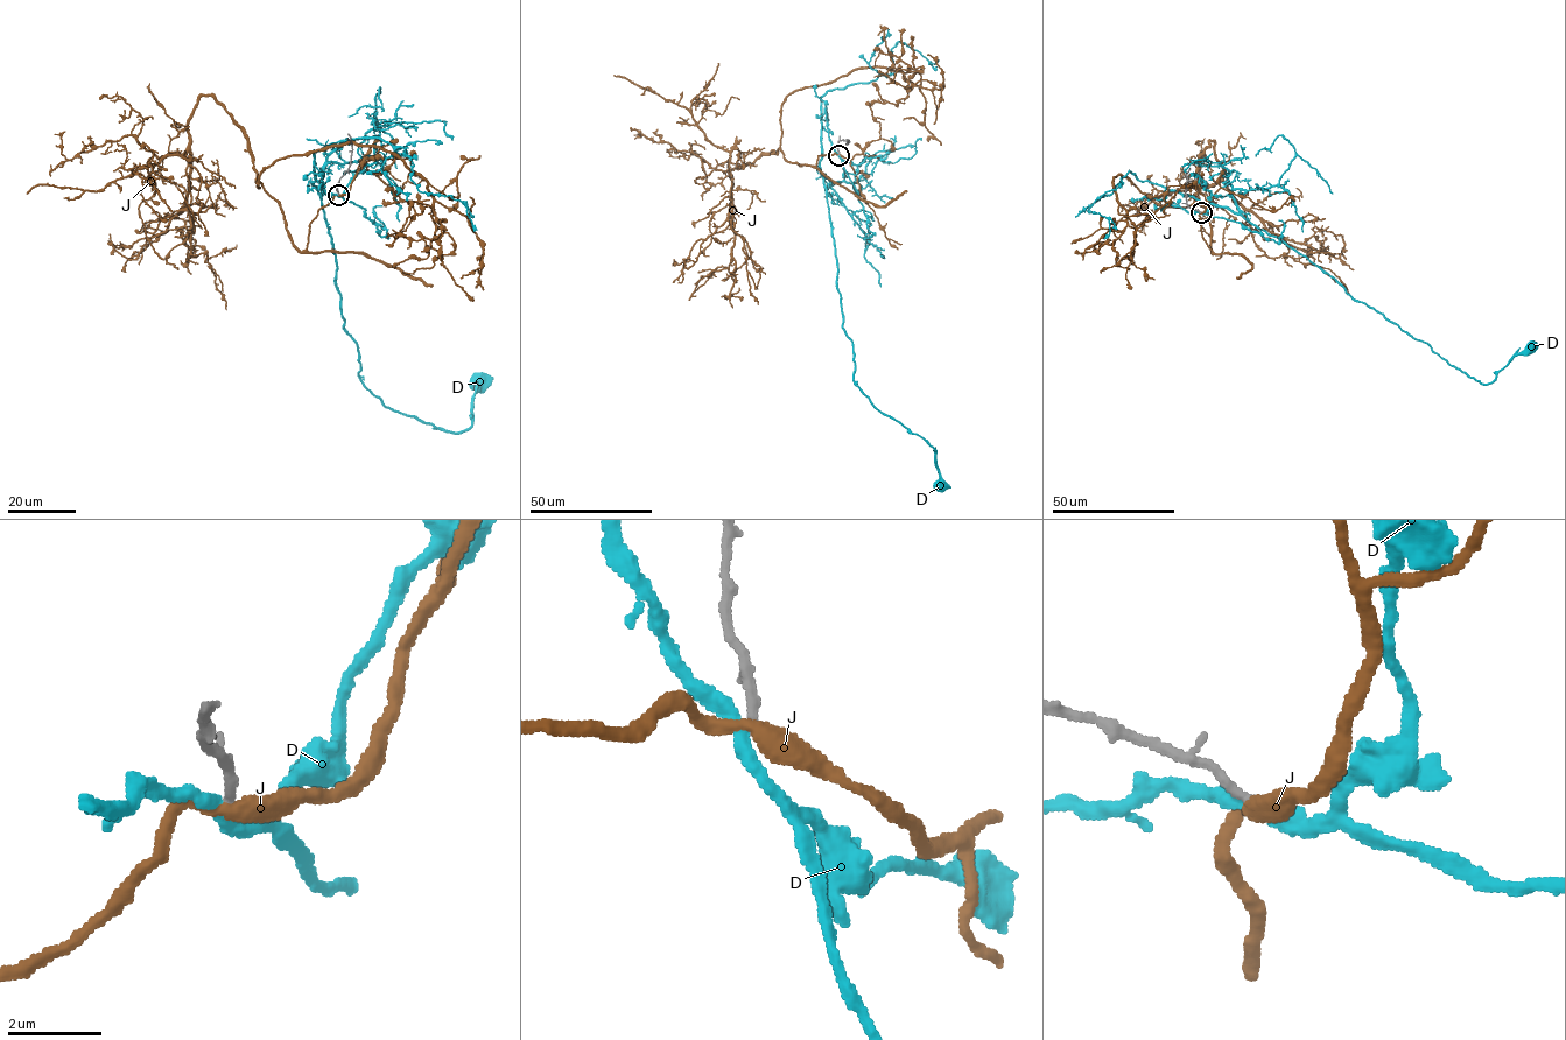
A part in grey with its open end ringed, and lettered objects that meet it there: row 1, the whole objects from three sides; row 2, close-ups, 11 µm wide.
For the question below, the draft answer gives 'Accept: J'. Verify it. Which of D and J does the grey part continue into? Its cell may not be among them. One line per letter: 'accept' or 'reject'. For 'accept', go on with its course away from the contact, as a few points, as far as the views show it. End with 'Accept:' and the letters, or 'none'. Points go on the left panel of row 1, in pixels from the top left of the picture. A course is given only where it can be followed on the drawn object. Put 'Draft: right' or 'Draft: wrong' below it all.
D: reject
J: reject
Accept: none
Draft: wrong

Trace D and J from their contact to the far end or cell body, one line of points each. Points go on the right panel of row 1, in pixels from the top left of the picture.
D: (1200, 212), (1168, 204), (1165, 190), (1240, 213), (1305, 254), (1355, 300), (1481, 383), (1489, 384), (1531, 345)
J: (1200, 212), (1212, 253), (1209, 213), (1194, 194), (1199, 156), (1214, 141), (1256, 245), (1329, 269), (1350, 295)

